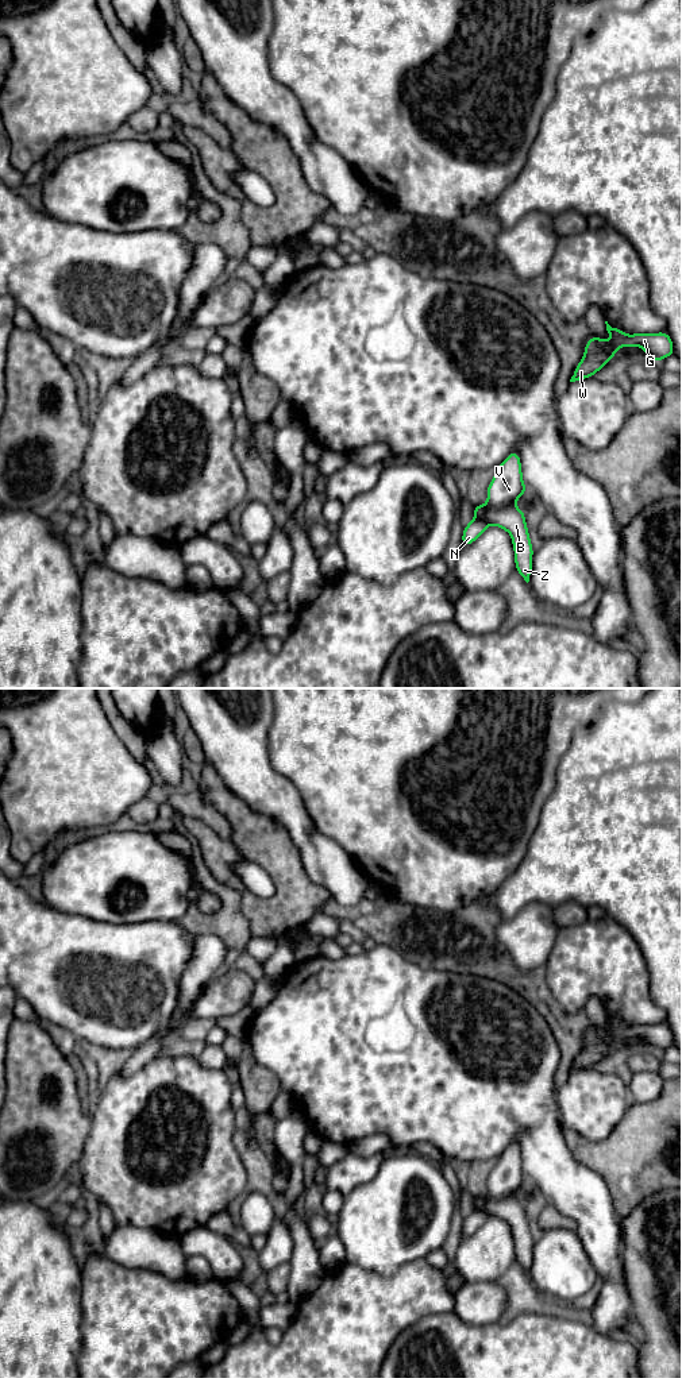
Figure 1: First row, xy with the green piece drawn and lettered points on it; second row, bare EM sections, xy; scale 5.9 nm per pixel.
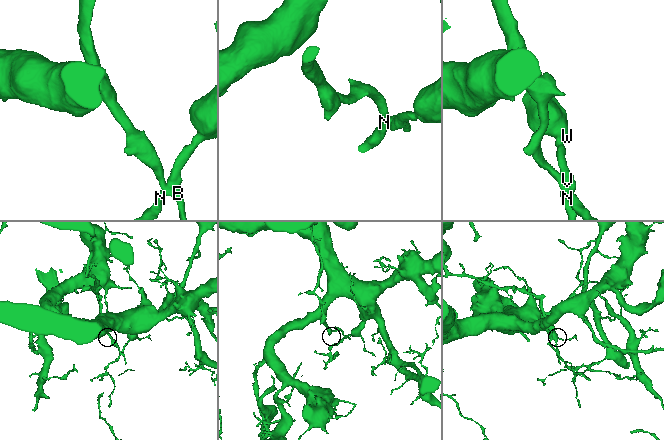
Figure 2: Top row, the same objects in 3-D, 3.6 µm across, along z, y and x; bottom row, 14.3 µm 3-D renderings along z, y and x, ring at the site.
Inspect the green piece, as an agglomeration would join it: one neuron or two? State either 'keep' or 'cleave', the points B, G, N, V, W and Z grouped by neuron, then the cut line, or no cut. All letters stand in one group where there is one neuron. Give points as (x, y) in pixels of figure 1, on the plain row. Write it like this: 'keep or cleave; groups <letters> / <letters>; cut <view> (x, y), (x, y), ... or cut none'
cleave; groups B Z / G N V W; cut xy (484, 1196), (490, 1200), (513, 1199)

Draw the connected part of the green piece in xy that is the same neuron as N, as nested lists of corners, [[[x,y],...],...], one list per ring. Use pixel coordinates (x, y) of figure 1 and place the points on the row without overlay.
[[[474,1208],[473,1212],[463,1219],[462,1238],[473,1235],[488,1219],[489,1215],[486,1212]]]

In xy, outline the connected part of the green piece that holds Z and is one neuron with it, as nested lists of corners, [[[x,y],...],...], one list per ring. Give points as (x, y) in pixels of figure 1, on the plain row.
[[[474,1196],[474,1208],[498,1217],[510,1225],[515,1242],[516,1262],[528,1274],[532,1265],[533,1239],[525,1212],[525,1205],[520,1198],[490,1201],[485,1196]]]

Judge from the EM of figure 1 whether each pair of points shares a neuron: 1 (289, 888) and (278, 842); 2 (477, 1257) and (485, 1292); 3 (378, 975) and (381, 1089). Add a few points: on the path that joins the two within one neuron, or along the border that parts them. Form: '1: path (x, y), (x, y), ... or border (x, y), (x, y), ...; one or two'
1: path (289, 877), (278, 853); one
2: border (466, 1281), (494, 1282); two
3: path (354, 1003), (354, 1039), (358, 1061); one

